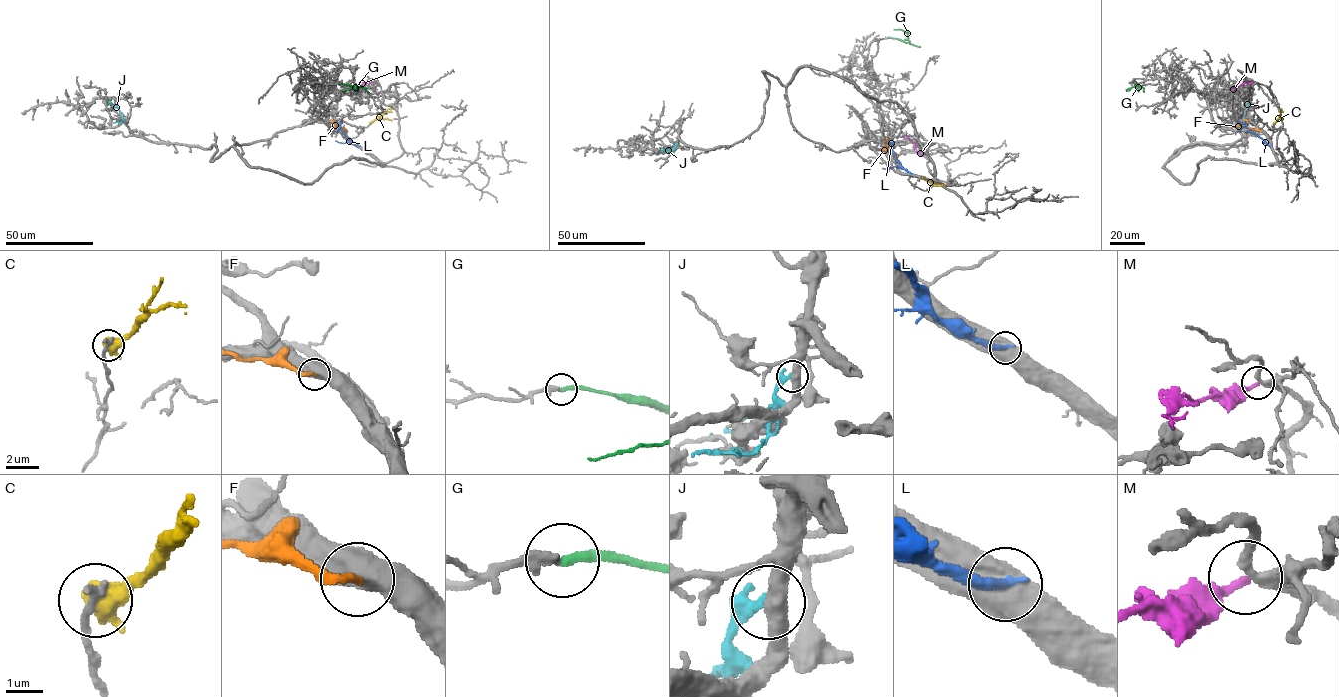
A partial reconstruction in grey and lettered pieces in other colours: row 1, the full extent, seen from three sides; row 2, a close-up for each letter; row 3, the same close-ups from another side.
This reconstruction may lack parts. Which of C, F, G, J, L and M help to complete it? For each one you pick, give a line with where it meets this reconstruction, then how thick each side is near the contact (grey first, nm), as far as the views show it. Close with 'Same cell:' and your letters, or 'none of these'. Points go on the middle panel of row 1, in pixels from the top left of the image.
G: Touches grey at (891, 38). Thickness 280 nm (grey) against 240 nm
Same cell: G

